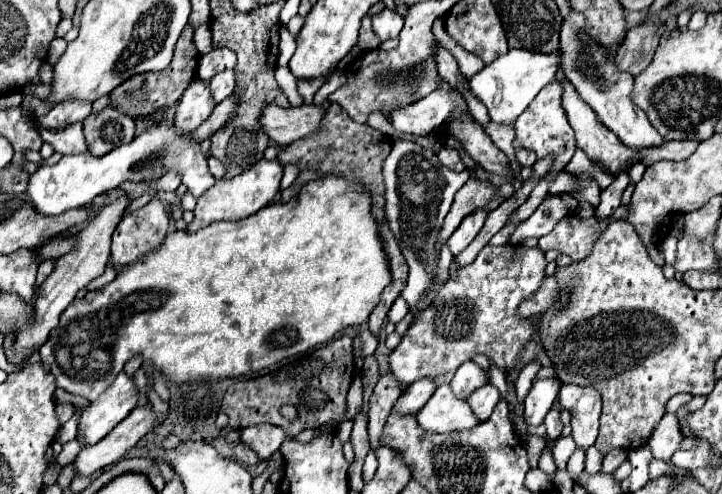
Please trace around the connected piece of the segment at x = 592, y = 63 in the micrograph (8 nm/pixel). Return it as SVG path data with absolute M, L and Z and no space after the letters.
M571 10L571 14L563 20L561 26L561 54L563 54L563 72L565 78L575 86L579 96L595 110L597 118L617 134L617 138L635 150L657 146L663 142L659 138L659 132L651 126L647 120L647 114L631 102L631 90L633 90L633 76L619 70L615 60L609 58L607 48L599 44L595 36L587 32L587 18L585 14Z

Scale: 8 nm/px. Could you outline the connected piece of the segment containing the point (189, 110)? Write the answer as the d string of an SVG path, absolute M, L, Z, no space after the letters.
M195 78L191 86L187 86L187 90L183 92L183 98L179 100L175 124L181 130L195 130L199 124L203 124L209 118L213 108L215 100L209 84L205 80Z

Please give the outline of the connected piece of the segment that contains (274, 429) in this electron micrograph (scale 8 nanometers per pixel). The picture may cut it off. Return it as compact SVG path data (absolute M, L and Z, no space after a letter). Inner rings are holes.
M255 424L255 426L249 426L249 434L245 434L245 432L247 432L247 428L241 430L241 440L247 442L247 445L259 454L261 462L267 462L269 456L275 450L279 450L283 438L287 436L279 426L271 424Z

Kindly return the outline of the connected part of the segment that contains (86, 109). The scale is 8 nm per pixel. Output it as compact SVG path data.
M67 98L59 102L47 116L39 118L39 124L43 128L63 128L73 122L81 122L85 116L91 114L93 102L83 102L77 98Z

